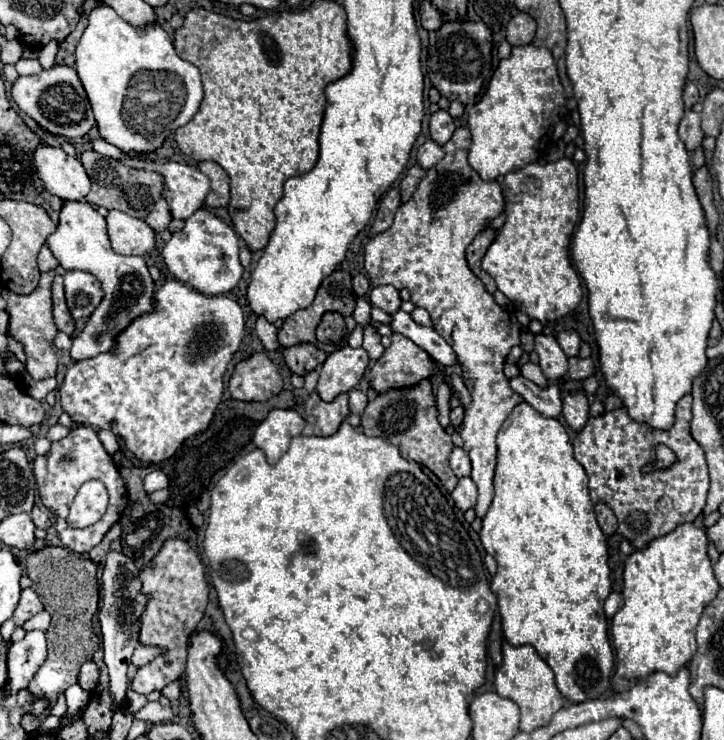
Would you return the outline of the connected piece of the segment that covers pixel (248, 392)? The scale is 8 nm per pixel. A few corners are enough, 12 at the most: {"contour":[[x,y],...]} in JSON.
{"contour":[[266,354],[236,366],[234,400],[264,402],[284,382]]}

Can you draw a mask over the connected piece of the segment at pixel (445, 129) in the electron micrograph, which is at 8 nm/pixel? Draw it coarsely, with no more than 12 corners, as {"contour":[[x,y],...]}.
{"contour":[[438,110],[430,118],[430,138],[440,146],[456,130],[454,118]]}

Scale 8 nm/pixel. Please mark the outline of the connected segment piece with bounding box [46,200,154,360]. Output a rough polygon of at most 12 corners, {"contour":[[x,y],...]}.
{"contour":[[66,200],[46,240],[66,270],[102,282],[104,300],[72,340],[72,360],[110,350],[152,310],[140,256],[110,248],[106,220]]}

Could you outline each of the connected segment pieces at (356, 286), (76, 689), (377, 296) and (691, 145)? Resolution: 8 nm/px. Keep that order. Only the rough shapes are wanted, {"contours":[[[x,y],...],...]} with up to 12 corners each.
{"contours":[[[365,274],[352,279],[353,290],[358,297],[365,296],[371,287]],[[78,684],[70,686],[64,696],[66,714],[74,714],[88,702],[90,694]],[[392,286],[370,290],[370,304],[388,314],[400,310],[400,294]],[[686,110],[678,134],[686,150],[702,144],[700,114]]]}

